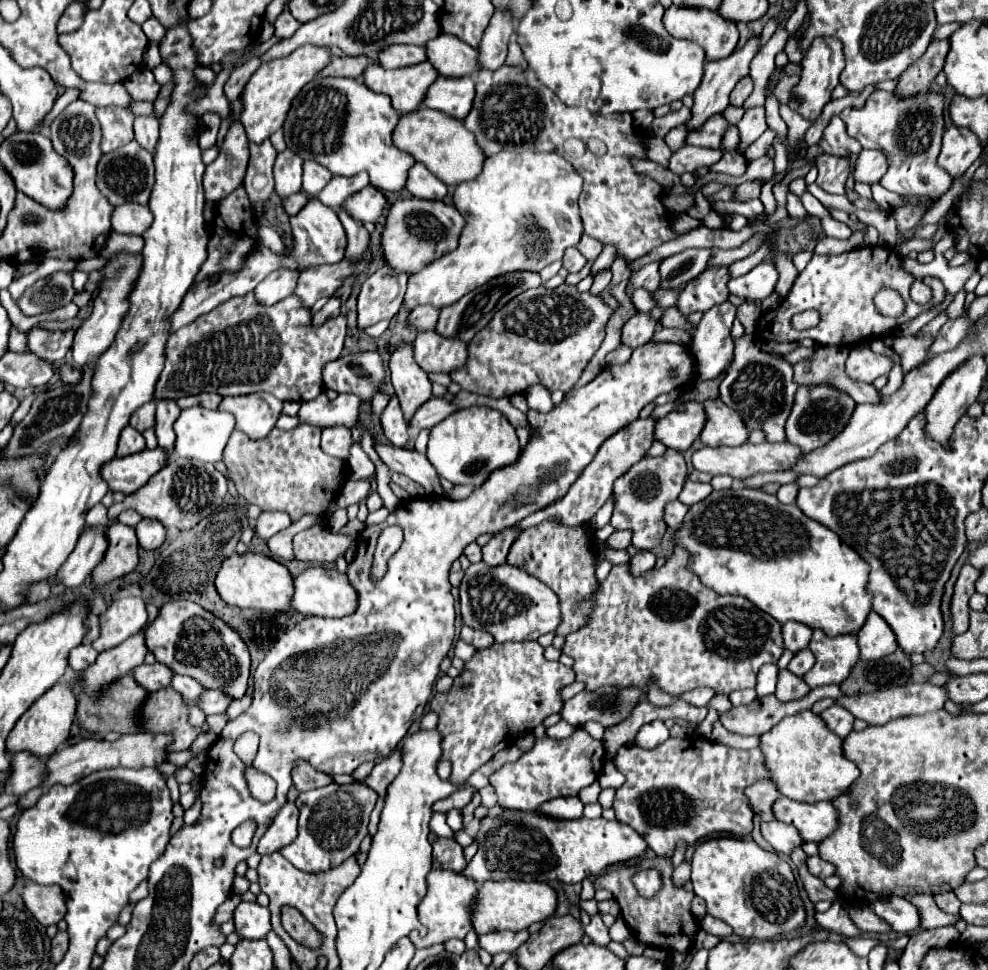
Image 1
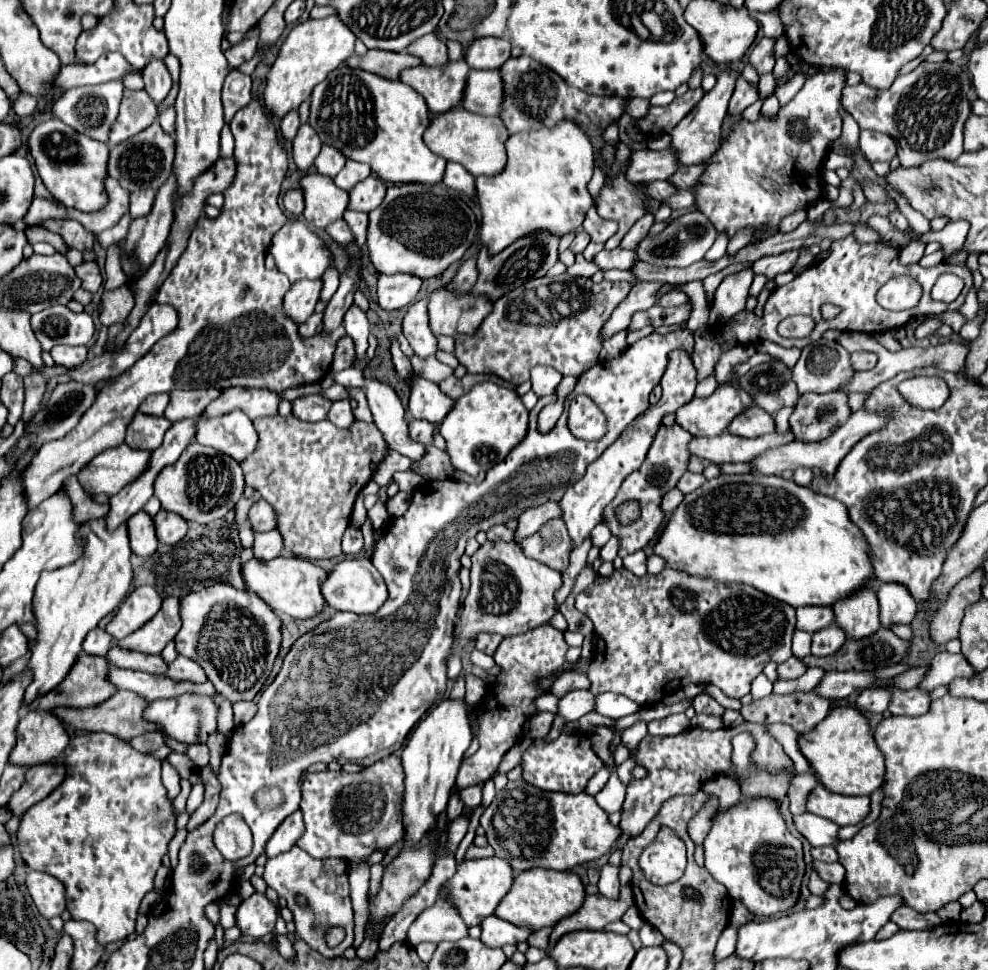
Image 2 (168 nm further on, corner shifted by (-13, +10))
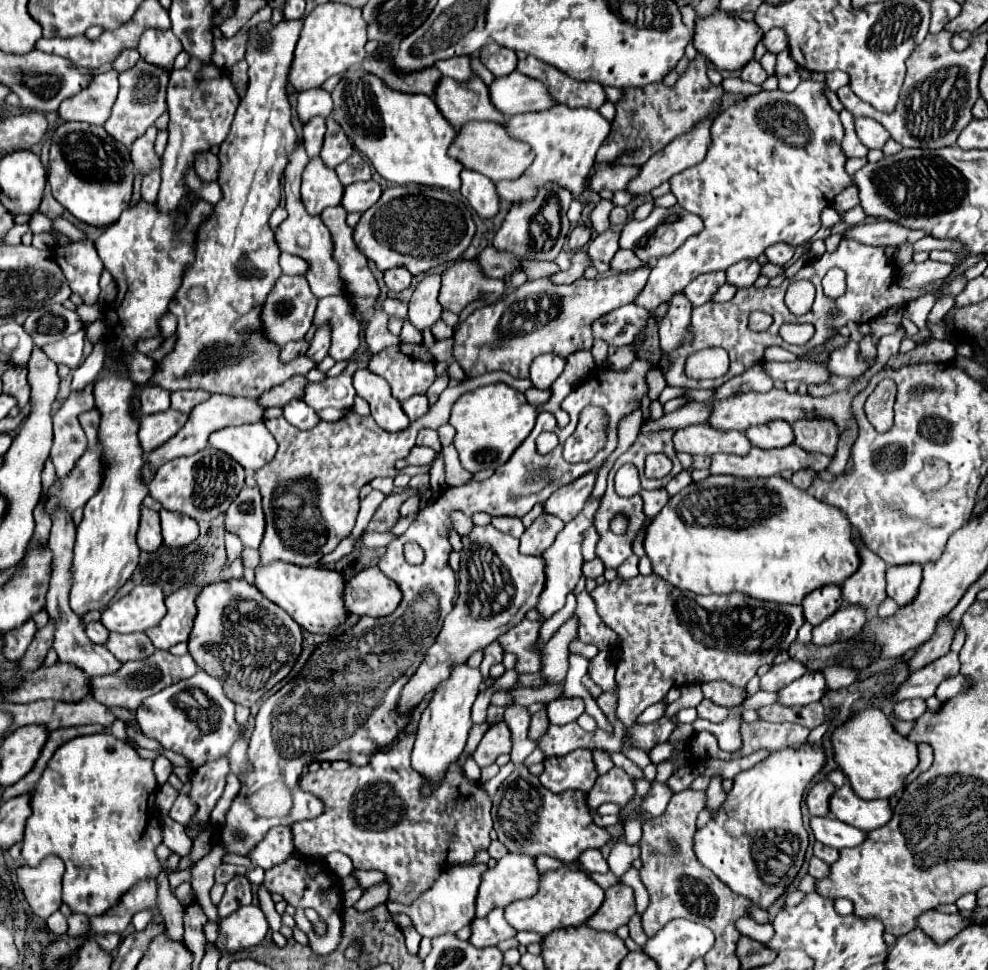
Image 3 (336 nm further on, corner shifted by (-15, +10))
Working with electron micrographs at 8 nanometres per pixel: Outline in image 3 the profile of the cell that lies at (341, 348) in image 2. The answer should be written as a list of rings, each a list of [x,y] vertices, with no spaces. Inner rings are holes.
[[[323,297],[319,299],[315,319],[313,321],[329,321],[331,323],[331,347],[329,355],[335,361],[347,361],[353,357],[359,347],[361,323],[353,317],[347,297]]]

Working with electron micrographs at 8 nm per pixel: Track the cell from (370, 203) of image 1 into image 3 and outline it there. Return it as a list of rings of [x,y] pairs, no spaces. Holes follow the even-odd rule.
[[[373,179],[365,183],[351,183],[345,187],[341,205],[347,213],[365,211],[355,225],[353,239],[359,251],[381,271],[403,265],[413,275],[419,275],[437,269],[461,257],[475,235],[471,211],[457,193],[423,185],[395,185],[385,189],[381,197],[379,195],[381,187]]]

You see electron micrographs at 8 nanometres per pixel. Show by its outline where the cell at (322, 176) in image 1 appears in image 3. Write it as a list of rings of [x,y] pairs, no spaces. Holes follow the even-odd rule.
[[[333,115],[327,117],[327,133],[325,133],[325,145],[321,149],[321,159],[327,167],[337,167],[345,159],[349,159],[353,153],[353,143],[343,133],[341,125],[333,119]]]

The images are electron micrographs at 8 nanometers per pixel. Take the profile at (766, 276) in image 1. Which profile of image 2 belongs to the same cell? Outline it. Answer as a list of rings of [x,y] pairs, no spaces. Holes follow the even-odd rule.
[[[785,251],[785,253],[773,255],[773,257],[761,257],[759,261],[755,261],[751,265],[751,271],[755,275],[765,275],[767,279],[775,279],[779,273],[791,271],[791,267],[797,261],[797,255],[799,255],[797,251]]]

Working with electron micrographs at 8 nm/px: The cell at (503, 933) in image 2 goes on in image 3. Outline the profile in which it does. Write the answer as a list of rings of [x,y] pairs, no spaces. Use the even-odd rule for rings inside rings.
[[[493,909],[487,917],[477,917],[471,923],[471,937],[469,943],[475,947],[491,947],[503,939],[515,937],[517,931],[507,923],[503,909]]]

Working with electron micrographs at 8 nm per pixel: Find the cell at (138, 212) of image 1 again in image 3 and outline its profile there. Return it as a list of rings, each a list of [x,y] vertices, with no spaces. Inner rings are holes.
[[[157,167],[153,173],[143,177],[141,183],[141,197],[145,201],[157,201],[157,193],[159,193],[159,183],[161,183],[161,169]]]

